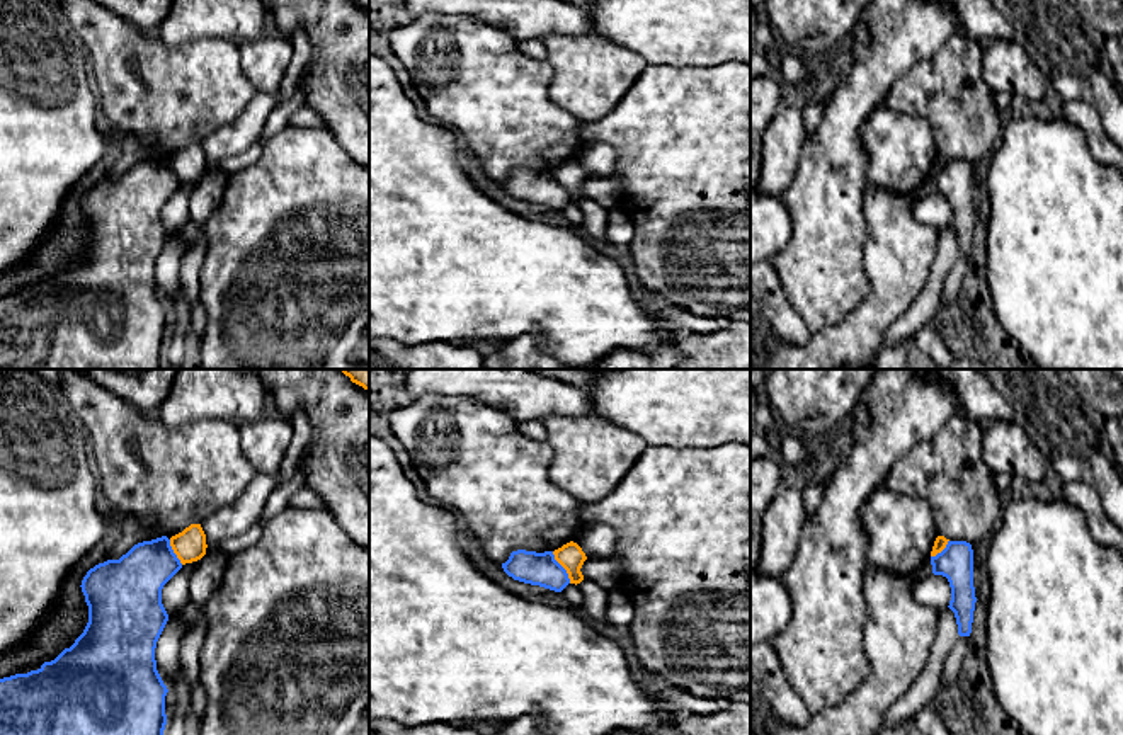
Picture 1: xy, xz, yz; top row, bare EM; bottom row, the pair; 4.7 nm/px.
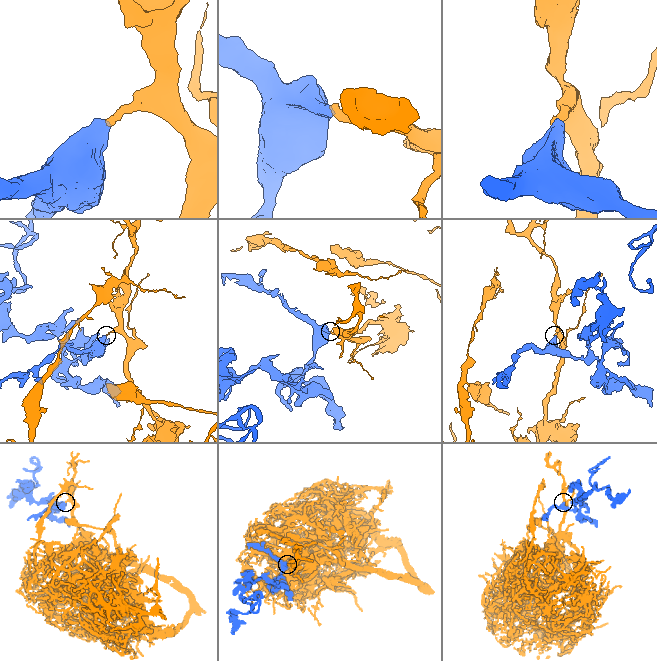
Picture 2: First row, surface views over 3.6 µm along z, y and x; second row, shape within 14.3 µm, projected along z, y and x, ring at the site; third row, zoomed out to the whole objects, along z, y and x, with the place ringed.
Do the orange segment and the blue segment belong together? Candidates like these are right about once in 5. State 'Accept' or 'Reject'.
Reject

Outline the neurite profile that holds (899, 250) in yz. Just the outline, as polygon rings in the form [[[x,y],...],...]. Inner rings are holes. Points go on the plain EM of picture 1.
[[[866,187],[863,216],[866,219],[863,265],[868,277],[863,303],[839,323],[810,333],[807,344],[790,344],[774,337],[755,369],[875,369],[885,332],[909,310],[927,282],[939,231],[914,218],[912,199],[880,187]]]

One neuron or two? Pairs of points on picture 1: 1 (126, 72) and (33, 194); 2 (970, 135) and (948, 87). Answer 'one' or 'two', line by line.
1: two
2: one

